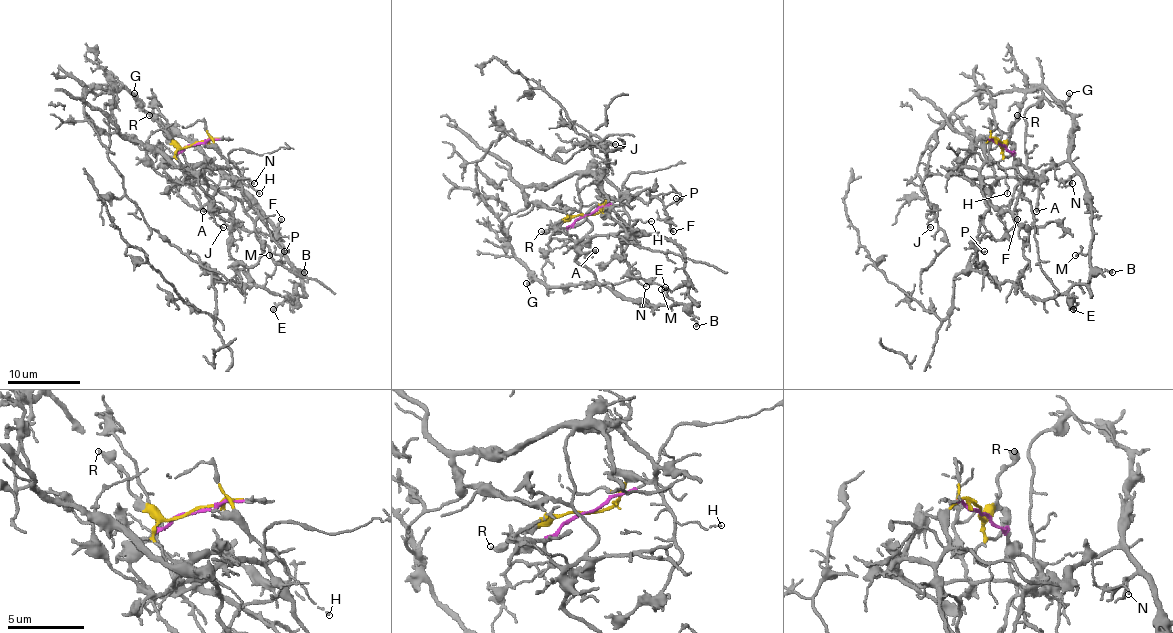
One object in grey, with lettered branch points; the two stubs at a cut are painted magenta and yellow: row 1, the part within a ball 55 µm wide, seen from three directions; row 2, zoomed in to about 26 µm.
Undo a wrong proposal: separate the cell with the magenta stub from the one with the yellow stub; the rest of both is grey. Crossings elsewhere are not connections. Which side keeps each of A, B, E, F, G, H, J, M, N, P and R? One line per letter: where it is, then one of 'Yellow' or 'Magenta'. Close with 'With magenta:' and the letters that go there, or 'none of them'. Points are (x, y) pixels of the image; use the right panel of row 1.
A: Place: (1036, 211). Magenta
B: Place: (1112, 272). Magenta
E: Place: (1073, 309). Magenta
F: Place: (1017, 219). Yellow
G: Place: (1069, 93). Magenta
H: Place: (1007, 193). Yellow
J: Place: (930, 227). Yellow
M: Place: (1075, 255). Magenta
N: Place: (1072, 183). Magenta
P: Place: (984, 251). Yellow
R: Place: (1017, 115). Yellow
With magenta: A, B, E, G, M, N

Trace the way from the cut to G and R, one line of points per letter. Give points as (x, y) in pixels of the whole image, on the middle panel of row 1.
G: (588, 215), (557, 228), (575, 242), (577, 261), (595, 283), (526, 283)
R: (588, 215), (570, 215), (559, 224), (540, 231)

